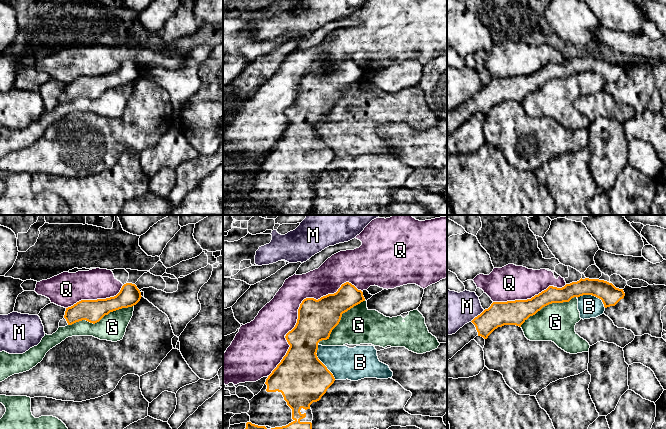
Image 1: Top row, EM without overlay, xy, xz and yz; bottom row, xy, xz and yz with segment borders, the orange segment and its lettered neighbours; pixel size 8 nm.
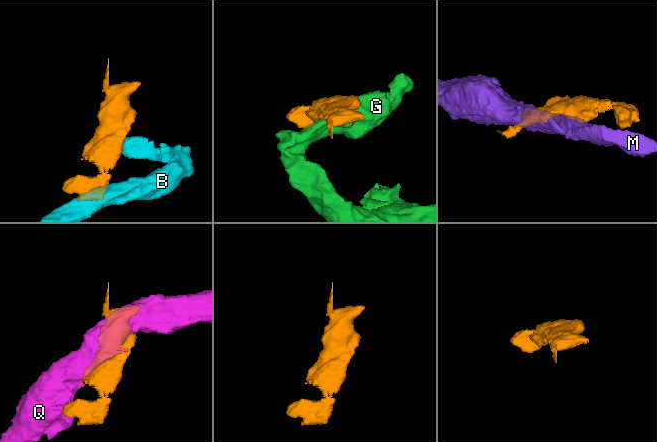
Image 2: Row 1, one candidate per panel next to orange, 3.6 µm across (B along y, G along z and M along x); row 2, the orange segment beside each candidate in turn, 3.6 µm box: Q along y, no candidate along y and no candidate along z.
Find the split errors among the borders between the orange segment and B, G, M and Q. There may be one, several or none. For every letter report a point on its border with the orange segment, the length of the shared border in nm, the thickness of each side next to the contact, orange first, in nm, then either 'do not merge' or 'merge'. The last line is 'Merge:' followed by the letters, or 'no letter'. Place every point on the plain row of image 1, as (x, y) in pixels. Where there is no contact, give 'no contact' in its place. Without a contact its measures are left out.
B: xz (321, 138) | 320 nm | 400/260 nm | do not merge
G: xy (100, 95) | 550 nm | 180/220 nm | do not merge
M: yz (478, 91) | 150 nm | 190/340 nm | do not merge
Q: xz (315, 75) | 700 nm | 300/240 nm | do not merge
Merge: no letter

